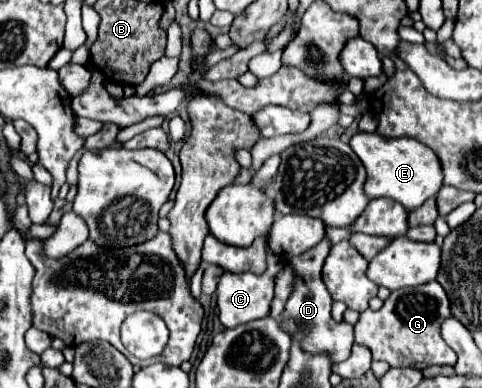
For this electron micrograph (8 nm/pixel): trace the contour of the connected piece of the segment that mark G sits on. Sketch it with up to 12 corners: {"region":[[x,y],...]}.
{"region":[[435,280],[367,308],[355,342],[395,368],[455,364]]}

